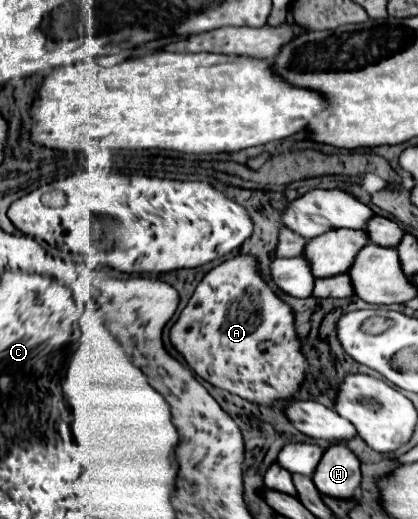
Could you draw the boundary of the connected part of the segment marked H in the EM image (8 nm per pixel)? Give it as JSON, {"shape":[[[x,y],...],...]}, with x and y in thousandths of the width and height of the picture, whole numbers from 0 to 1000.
{"shape":[[[794,855],[770,871],[770,882],[746,913],[751,936],[794,960],[842,960],[842,948],[861,936],[861,890],[856,882],[833,867],[828,855]]]}

